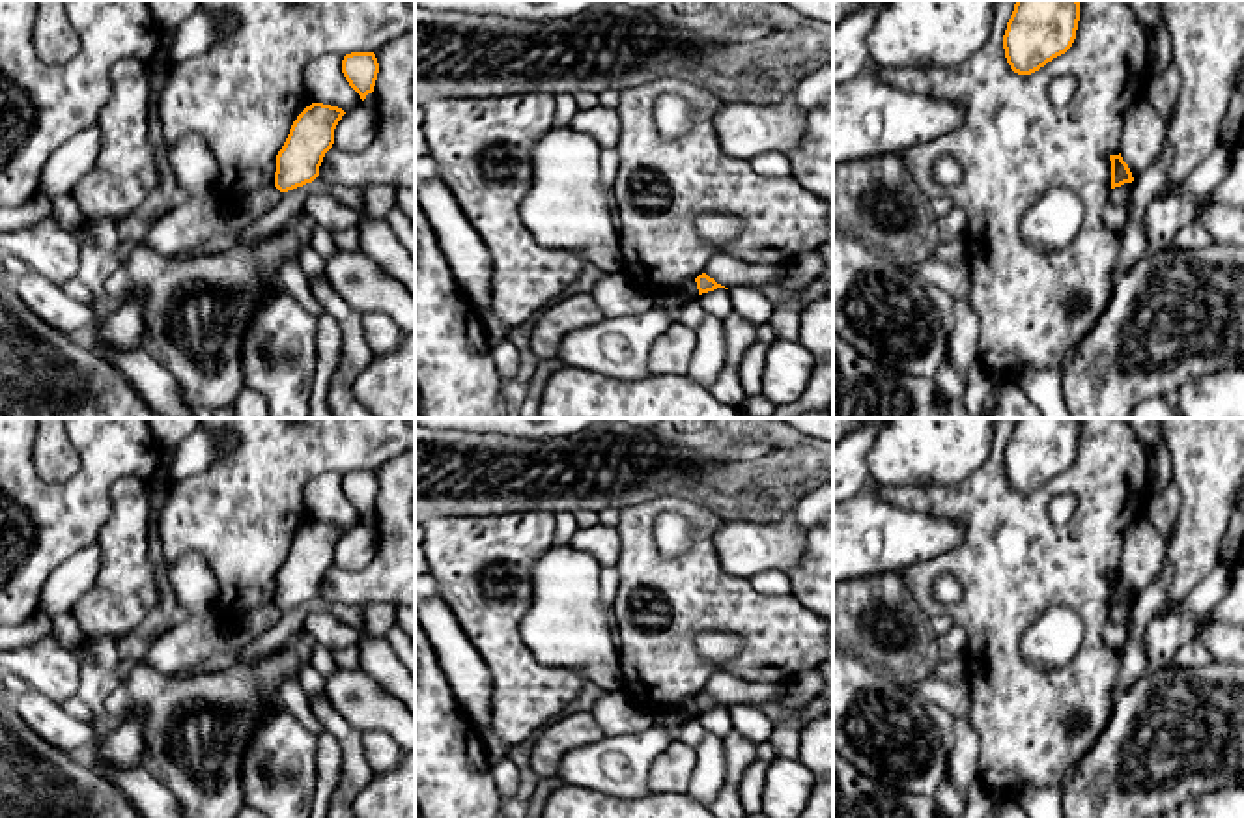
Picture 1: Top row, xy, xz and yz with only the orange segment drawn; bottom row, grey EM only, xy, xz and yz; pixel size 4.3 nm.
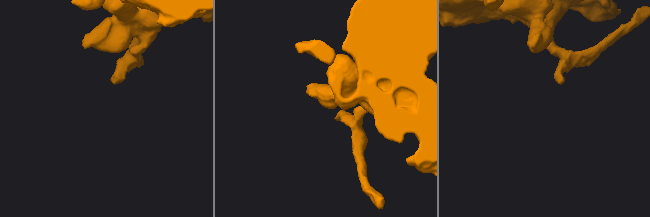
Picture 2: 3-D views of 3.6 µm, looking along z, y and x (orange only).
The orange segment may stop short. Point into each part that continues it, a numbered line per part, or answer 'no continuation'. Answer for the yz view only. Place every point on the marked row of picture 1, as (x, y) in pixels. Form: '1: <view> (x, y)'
no continuation

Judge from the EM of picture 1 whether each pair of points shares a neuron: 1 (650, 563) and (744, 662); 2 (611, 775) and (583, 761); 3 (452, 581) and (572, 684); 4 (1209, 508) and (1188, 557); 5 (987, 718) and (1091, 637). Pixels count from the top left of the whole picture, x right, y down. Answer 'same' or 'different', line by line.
1: same
2: same
3: same
4: same
5: same

